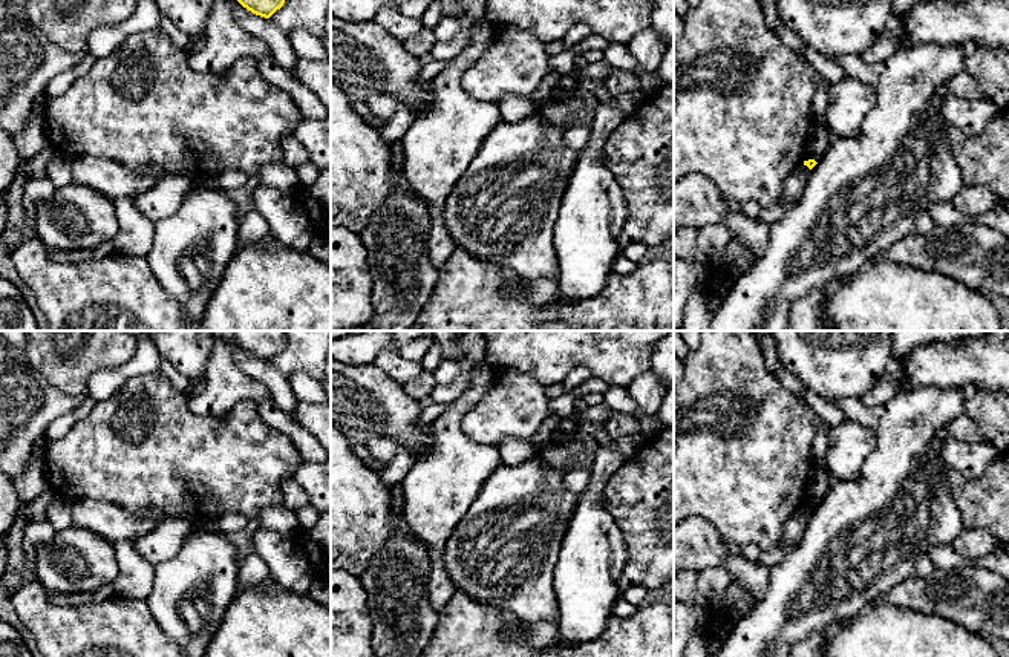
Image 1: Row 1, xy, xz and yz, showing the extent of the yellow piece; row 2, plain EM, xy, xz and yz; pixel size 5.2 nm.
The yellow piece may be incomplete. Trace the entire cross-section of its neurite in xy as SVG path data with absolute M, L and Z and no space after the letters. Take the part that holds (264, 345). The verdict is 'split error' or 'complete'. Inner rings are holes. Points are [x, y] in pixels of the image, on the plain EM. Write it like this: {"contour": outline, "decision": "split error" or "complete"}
{"contour": "M233 331L233 334L243 351L265 361L285 346L285 331Z", "decision": "complete"}

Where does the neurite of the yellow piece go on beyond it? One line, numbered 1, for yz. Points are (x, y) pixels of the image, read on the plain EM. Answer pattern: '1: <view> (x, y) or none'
1: none

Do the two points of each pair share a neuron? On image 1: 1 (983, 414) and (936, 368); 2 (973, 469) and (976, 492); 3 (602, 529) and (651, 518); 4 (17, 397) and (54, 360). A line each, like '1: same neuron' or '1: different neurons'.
1: different neurons
2: different neurons
3: different neurons
4: different neurons

